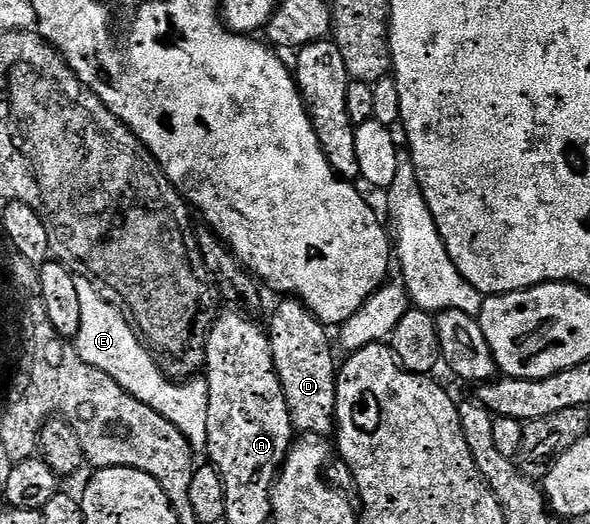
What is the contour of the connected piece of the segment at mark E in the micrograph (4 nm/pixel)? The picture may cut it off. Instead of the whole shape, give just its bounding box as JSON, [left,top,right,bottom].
[73,275,209,452]

